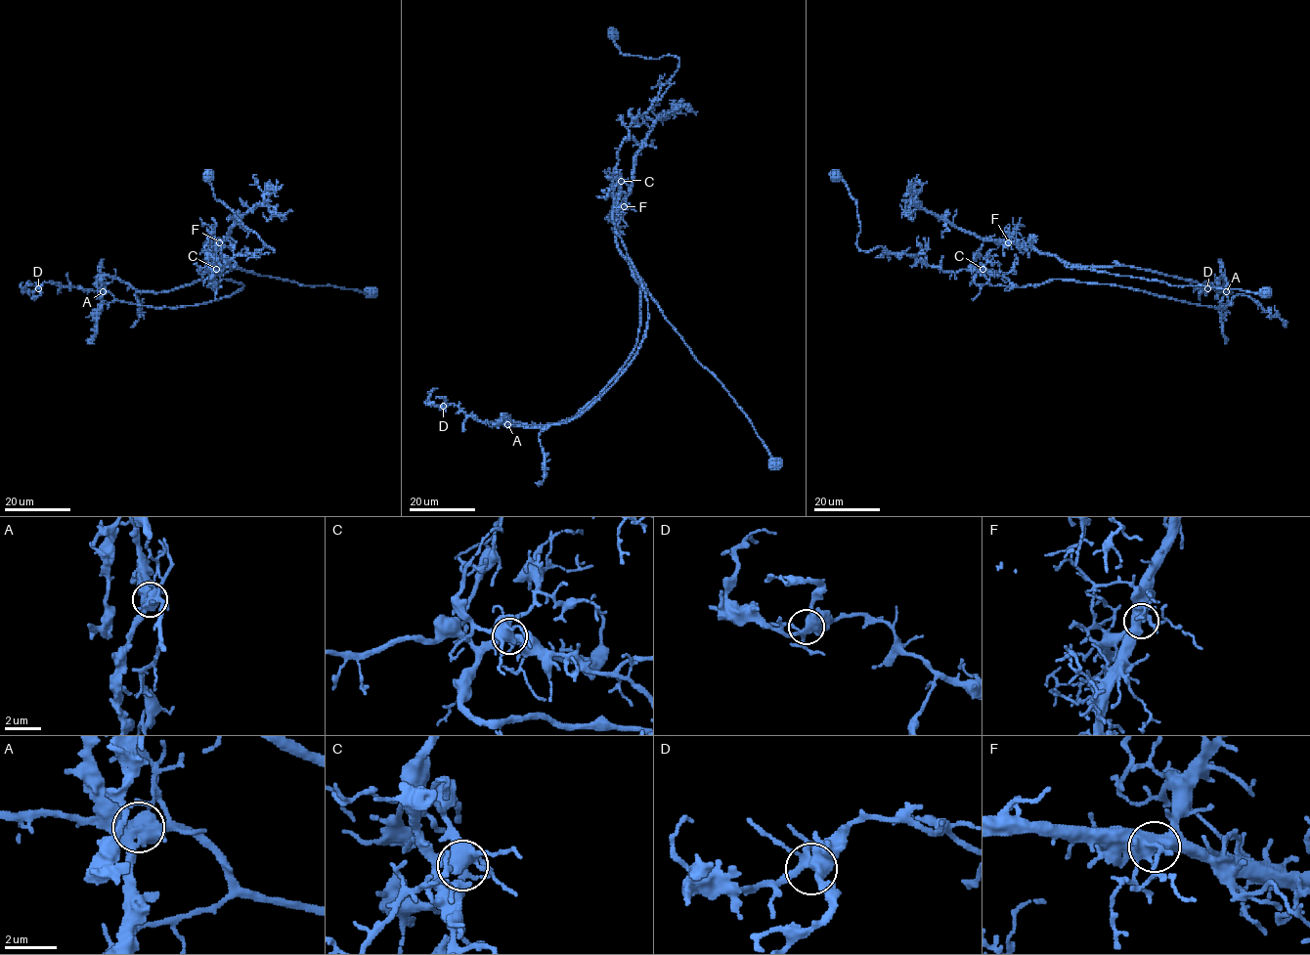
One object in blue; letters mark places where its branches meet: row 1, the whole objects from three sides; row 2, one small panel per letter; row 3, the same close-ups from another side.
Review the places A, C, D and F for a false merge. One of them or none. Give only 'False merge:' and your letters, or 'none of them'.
False merge: A

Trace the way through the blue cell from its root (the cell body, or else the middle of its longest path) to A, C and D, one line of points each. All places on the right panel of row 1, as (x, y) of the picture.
A: (836, 176), (855, 200), (860, 250), (974, 269), (978, 284), (1072, 280), (1224, 308), (1226, 292)
C: (836, 176), (855, 200), (860, 250), (882, 246), (916, 255), (941, 271), (982, 269)
D: (836, 176), (855, 200), (860, 250), (974, 269), (978, 284), (1072, 280), (1229, 303), (1222, 286), (1207, 288)

